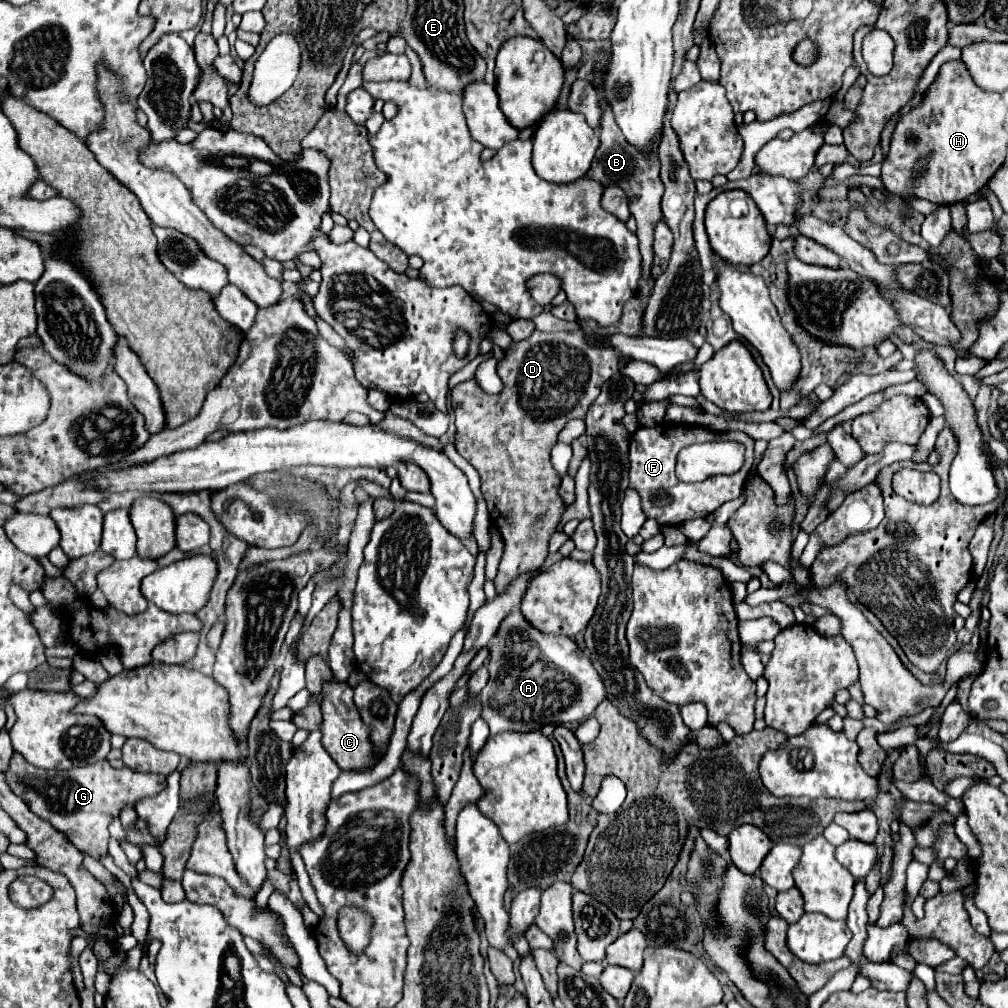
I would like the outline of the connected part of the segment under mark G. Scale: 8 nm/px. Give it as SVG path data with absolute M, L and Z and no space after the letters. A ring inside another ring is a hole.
M18 752L12 754L10 766L4 772L4 778L10 784L10 790L16 796L20 796L34 814L38 814L42 820L48 820L78 850L88 852L90 856L96 856L96 858L108 852L108 838L110 838L108 824L112 822L114 816L120 814L122 806L126 804L134 806L136 800L140 798L156 796L166 784L166 776L142 774L126 766L120 770L114 770L106 760L98 764L72 768L68 772L34 768Z

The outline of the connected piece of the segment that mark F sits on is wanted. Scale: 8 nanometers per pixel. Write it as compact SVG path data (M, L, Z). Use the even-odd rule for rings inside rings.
M658 424L654 428L640 426L632 434L630 440L630 488L636 488L642 496L642 510L648 518L658 520L660 526L678 526L686 520L694 518L706 518L716 508L720 508L724 502L734 500L742 494L746 478L750 468L754 466L754 440L744 432L722 432L720 440L736 440L746 446L746 462L744 468L734 476L712 476L698 484L686 484L676 478L674 466L676 456L684 446L696 444L696 442L708 442L718 440L718 434L700 428L700 426L672 426L672 424Z

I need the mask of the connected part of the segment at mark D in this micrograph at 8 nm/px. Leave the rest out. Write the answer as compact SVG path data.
M536 330L530 338L512 342L510 348L504 350L504 358L498 362L498 376L504 384L500 394L486 394L476 380L462 382L454 388L452 410L456 414L458 430L456 450L478 470L482 480L482 494L490 510L490 520L496 524L504 540L504 556L498 568L498 576L494 580L496 594L504 594L514 578L540 568L544 558L548 556L548 540L566 510L562 498L558 496L560 476L550 464L550 450L556 444L558 432L566 426L566 422L574 418L584 418L602 384L618 374L618 360L620 358L612 348L590 346L584 340L582 332Z

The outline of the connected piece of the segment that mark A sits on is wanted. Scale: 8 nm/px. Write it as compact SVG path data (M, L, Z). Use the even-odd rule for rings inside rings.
M520 610L510 612L494 638L488 644L490 648L490 680L486 688L480 692L480 700L484 704L482 718L490 726L490 734L498 734L504 730L516 730L516 732L528 732L528 730L540 730L546 724L552 722L582 722L590 718L596 710L596 706L606 698L606 686L602 684L602 678L598 676L598 670L590 664L590 658L584 654L584 650L578 650L578 644L568 636L558 634L542 634L540 630L526 624L524 616L520 616Z

